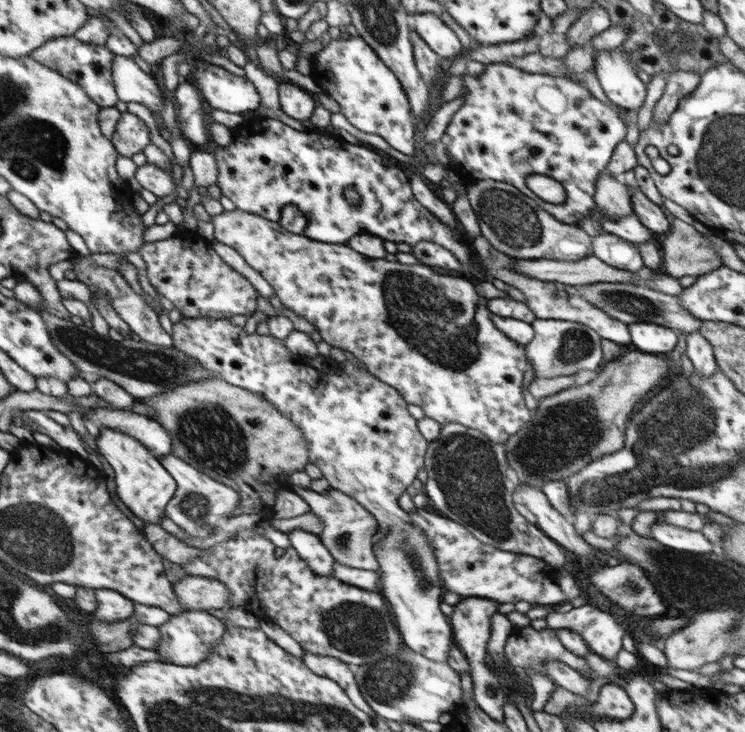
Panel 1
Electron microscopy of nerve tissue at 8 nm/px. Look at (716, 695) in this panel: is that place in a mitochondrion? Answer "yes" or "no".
no

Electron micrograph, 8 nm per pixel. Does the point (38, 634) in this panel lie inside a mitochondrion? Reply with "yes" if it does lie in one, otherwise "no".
yes

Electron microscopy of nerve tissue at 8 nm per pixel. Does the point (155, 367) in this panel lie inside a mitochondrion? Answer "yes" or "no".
yes

